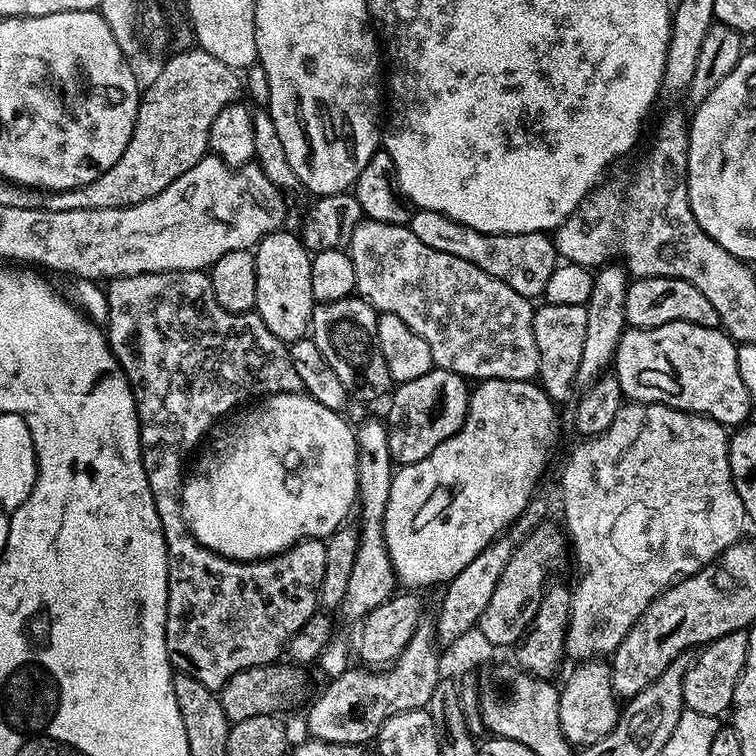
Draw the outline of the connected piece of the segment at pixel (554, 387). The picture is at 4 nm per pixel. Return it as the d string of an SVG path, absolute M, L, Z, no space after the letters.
M541 303L532 313L532 321L534 322L534 342L538 342L538 358L540 359L538 383L552 401L561 402L560 400L567 398L568 391L573 391L578 362L582 362L582 342L586 339L586 307Z

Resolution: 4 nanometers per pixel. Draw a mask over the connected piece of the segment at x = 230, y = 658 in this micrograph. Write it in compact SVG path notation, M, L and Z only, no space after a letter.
M207 271L143 272L133 276L118 276L115 280L107 281L106 291L108 294L108 319L106 321L108 344L118 358L136 399L136 409L140 419L140 457L146 470L146 482L150 482L150 490L154 494L154 510L158 510L158 522L162 522L162 534L166 542L166 554L168 555L166 650L176 672L190 674L208 688L219 690L231 676L238 674L238 670L277 663L285 655L292 637L298 634L298 630L302 630L302 626L306 626L306 622L311 616L317 615L320 604L322 573L326 571L326 546L323 539L302 539L293 548L288 548L277 556L270 556L267 560L230 560L228 557L220 556L214 550L202 546L192 537L192 532L188 529L180 506L180 489L183 488L186 479L186 465L193 453L201 447L205 437L213 431L214 423L212 424L212 420L216 420L215 422L223 421L229 414L257 398L273 396L279 392L299 392L302 389L302 378L298 378L298 373L294 370L294 362L290 362L289 345L274 334L270 334L270 330L266 330L266 322L262 322L262 318L257 316L255 311L227 312L220 305L218 298L214 298L212 278Z

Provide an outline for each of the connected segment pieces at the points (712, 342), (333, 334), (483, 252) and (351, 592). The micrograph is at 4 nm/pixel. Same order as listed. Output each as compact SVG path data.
M666 322L653 328L629 327L618 342L614 374L629 401L665 404L699 412L725 426L739 426L754 412L738 374L736 341L720 328L690 322Z
M355 294L338 302L317 304L312 309L311 340L318 346L318 350L322 350L322 358L330 362L330 370L342 378L349 393L356 395L357 392L364 400L372 400L384 391L387 393L394 384L390 370L386 370L386 358L382 358L382 350L376 341L377 315L375 308Z
M421 208L413 211L410 221L413 234L426 246L434 250L442 250L454 254L458 258L466 258L474 266L486 270L494 278L506 282L510 290L529 298L543 297L546 282L550 274L554 274L558 263L556 245L551 235L542 232L530 234L486 234L474 230L470 226L462 226L462 222L454 222L454 218L446 218L446 214Z
M364 420L356 428L356 450L358 464L358 554L354 557L354 567L350 570L350 582L346 586L346 598L342 598L338 612L348 620L363 621L382 602L391 598L398 588L396 571L390 562L384 537L384 515L386 502L390 498L390 482L394 471L394 461L388 445L388 429L385 421Z

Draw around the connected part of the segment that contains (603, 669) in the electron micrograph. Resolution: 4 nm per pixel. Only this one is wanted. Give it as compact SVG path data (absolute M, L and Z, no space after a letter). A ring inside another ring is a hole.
M593 658L577 663L576 669L568 676L568 681L560 688L560 705L558 706L558 722L562 726L562 734L574 746L587 746L606 738L610 730L614 730L616 719L620 717L621 709L616 708L618 697L612 690L612 669L603 659Z

